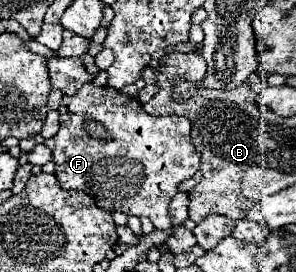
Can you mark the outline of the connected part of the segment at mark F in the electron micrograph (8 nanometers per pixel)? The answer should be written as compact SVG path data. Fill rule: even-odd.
M85 83L75 95L63 95L59 105L59 121L61 121L59 133L51 139L45 139L45 145L53 153L53 161L57 165L55 177L63 189L83 191L89 197L93 197L93 201L97 201L99 207L107 211L121 211L125 215L149 217L155 229L163 229L163 231L171 229L167 207L173 195L177 193L177 185L189 179L189 175L195 175L199 171L199 153L195 151L189 139L191 125L187 117L177 117L177 115L153 117L153 115L147 115L147 111L135 97L129 97L111 87L97 87L97 85ZM85 115L103 123L107 131L113 135L113 141L87 139L87 133L83 129Z

